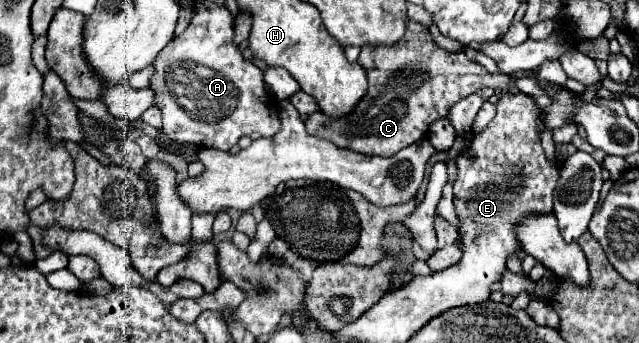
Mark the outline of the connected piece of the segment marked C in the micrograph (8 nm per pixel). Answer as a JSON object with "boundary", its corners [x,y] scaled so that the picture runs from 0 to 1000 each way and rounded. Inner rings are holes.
{"boundary":[[[638,58],[635,99],[626,128],[592,140],[567,134],[560,187],[576,216],[576,268],[554,309],[554,321],[535,344],[520,344],[507,327],[495,327],[482,338],[476,362],[482,391],[576,455],[613,455],[623,437],[654,414],[667,397],[676,356],[701,332],[704,303],[714,303],[717,292],[754,257],[789,268],[798,251],[811,245],[817,268],[839,289],[848,321],[861,297],[854,265],[837,227],[817,224],[804,239],[792,216],[767,216],[751,187],[732,175],[726,152],[698,152],[682,134],[670,82],[648,58]]]}

